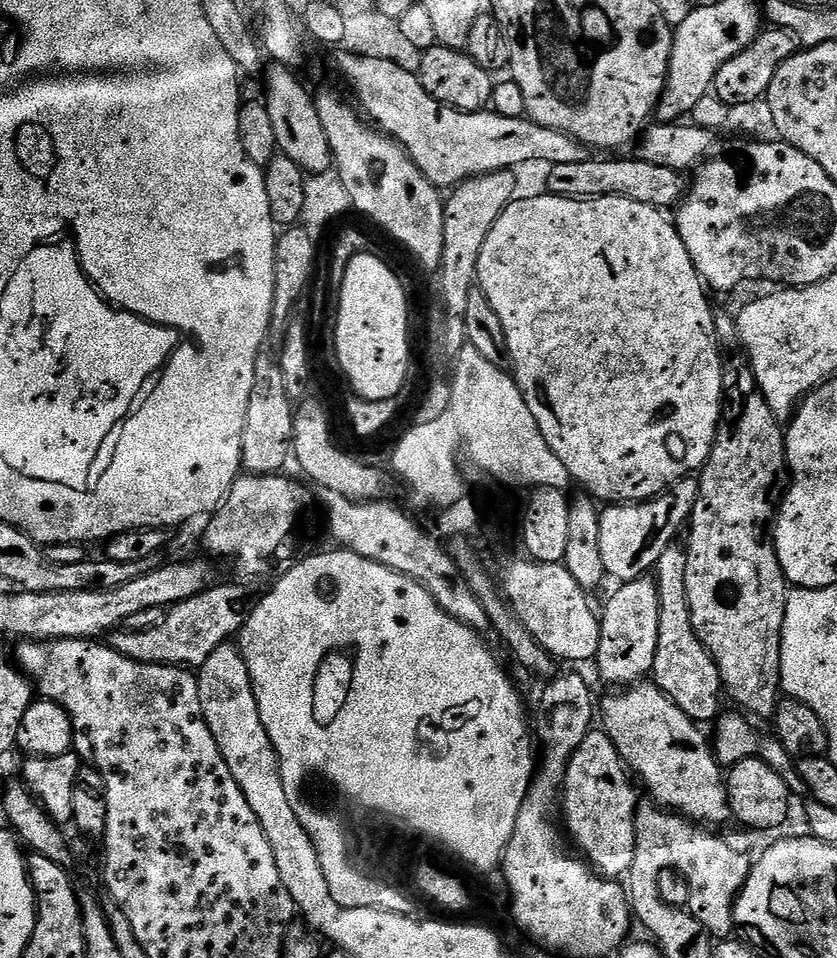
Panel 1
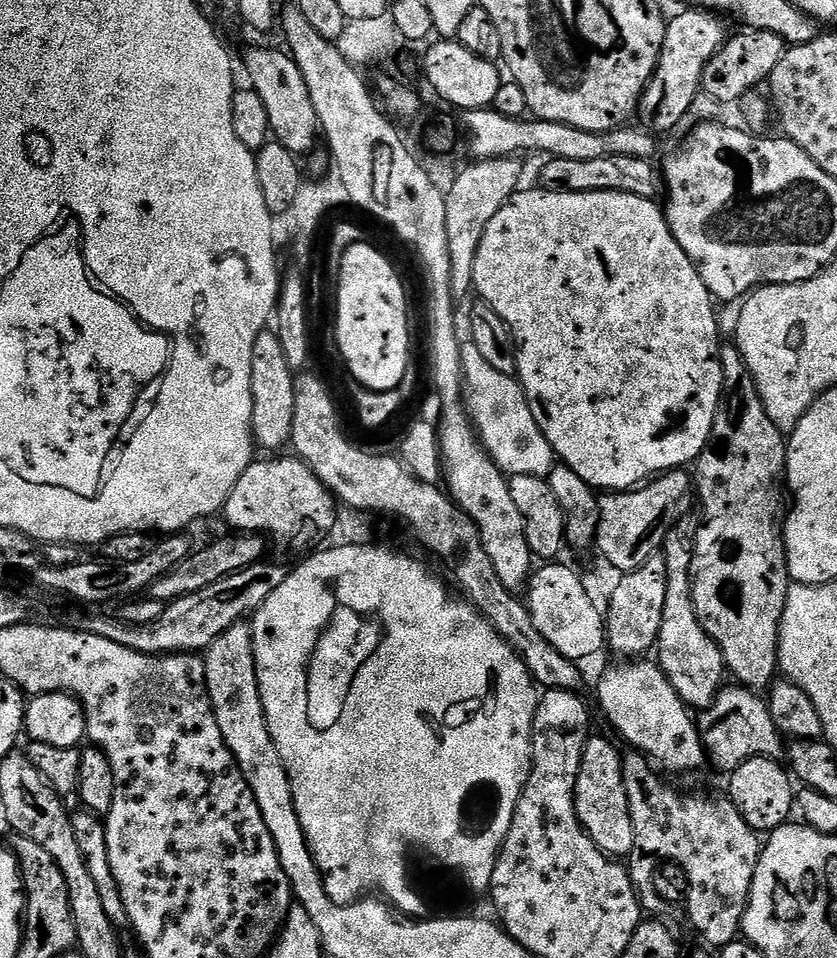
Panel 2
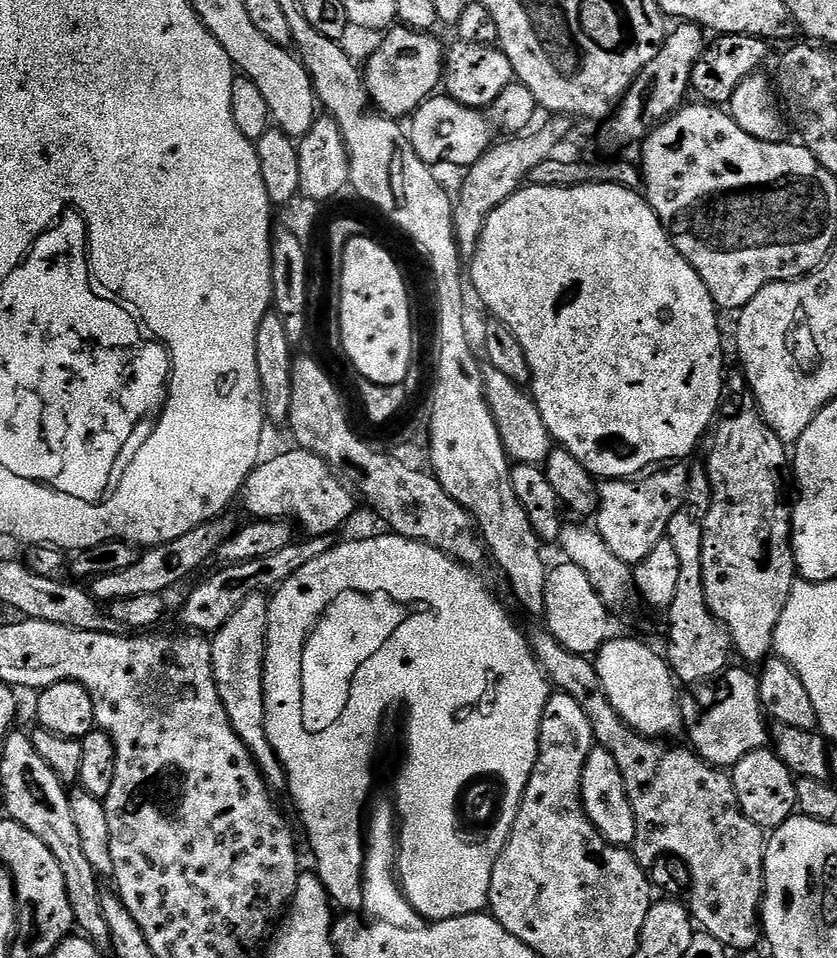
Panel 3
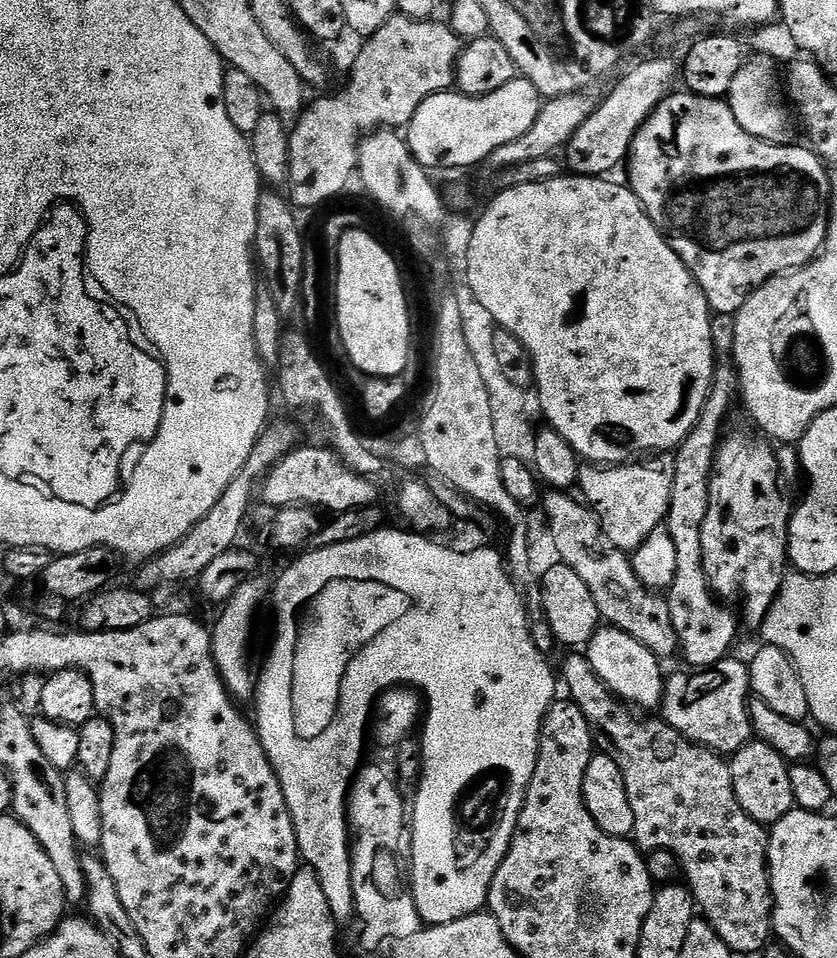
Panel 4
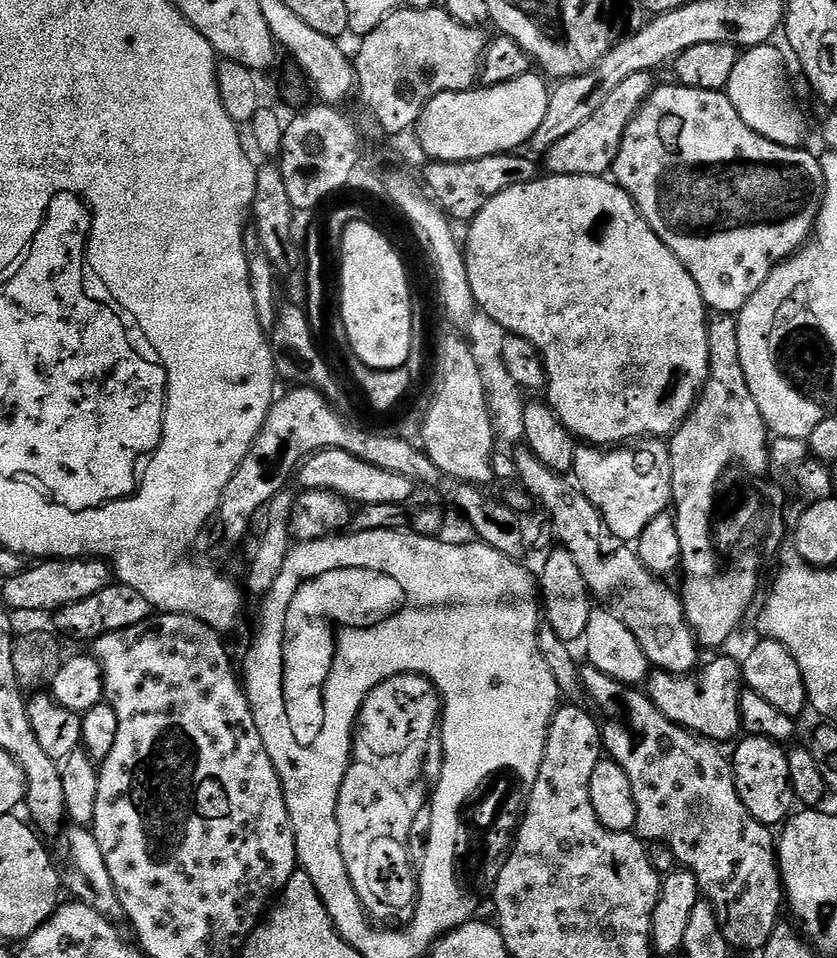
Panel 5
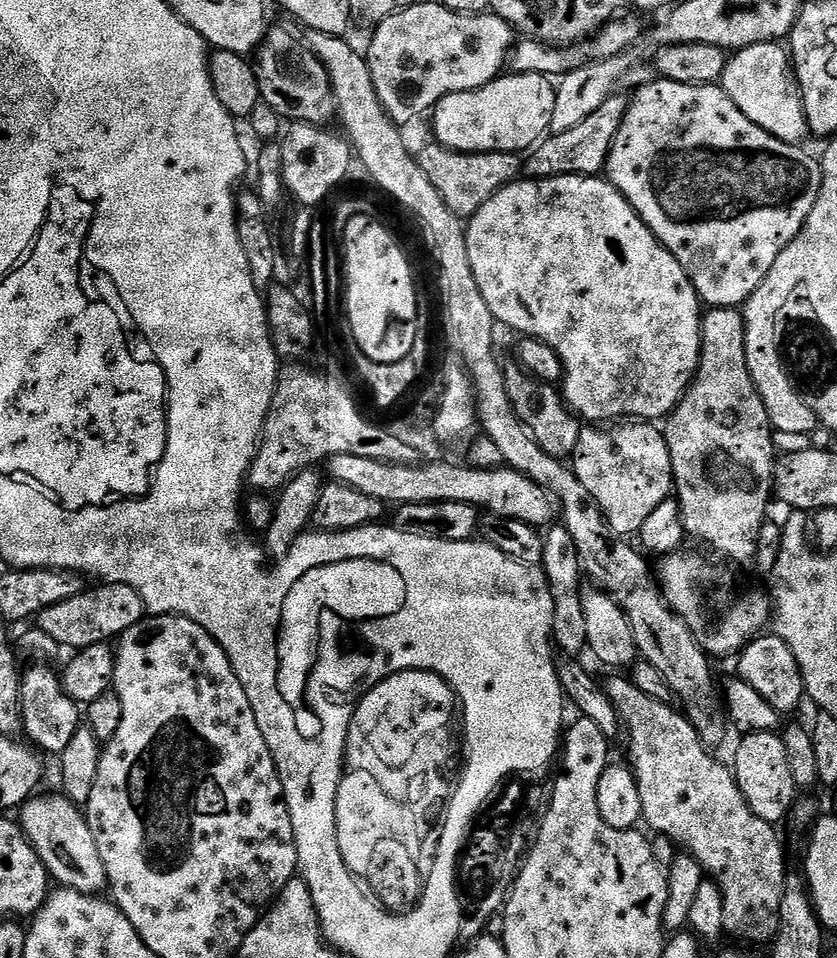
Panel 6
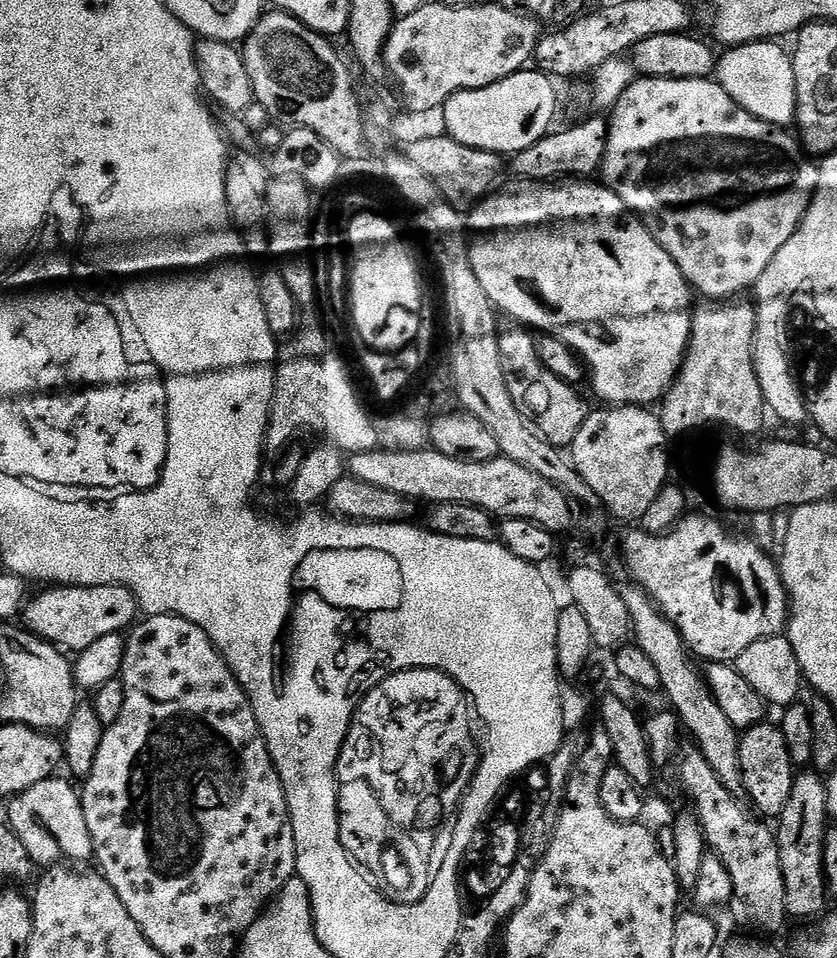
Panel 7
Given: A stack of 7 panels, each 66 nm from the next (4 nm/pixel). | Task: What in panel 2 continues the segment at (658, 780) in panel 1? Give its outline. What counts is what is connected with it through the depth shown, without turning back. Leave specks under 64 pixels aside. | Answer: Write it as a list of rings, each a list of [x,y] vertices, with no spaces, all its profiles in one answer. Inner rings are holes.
[[[648,658],[616,663],[620,664],[606,669],[596,684],[596,700],[613,730],[628,743],[629,749],[644,753],[665,773],[698,771],[706,764],[704,740],[689,706],[670,686],[659,663],[651,664]]]

